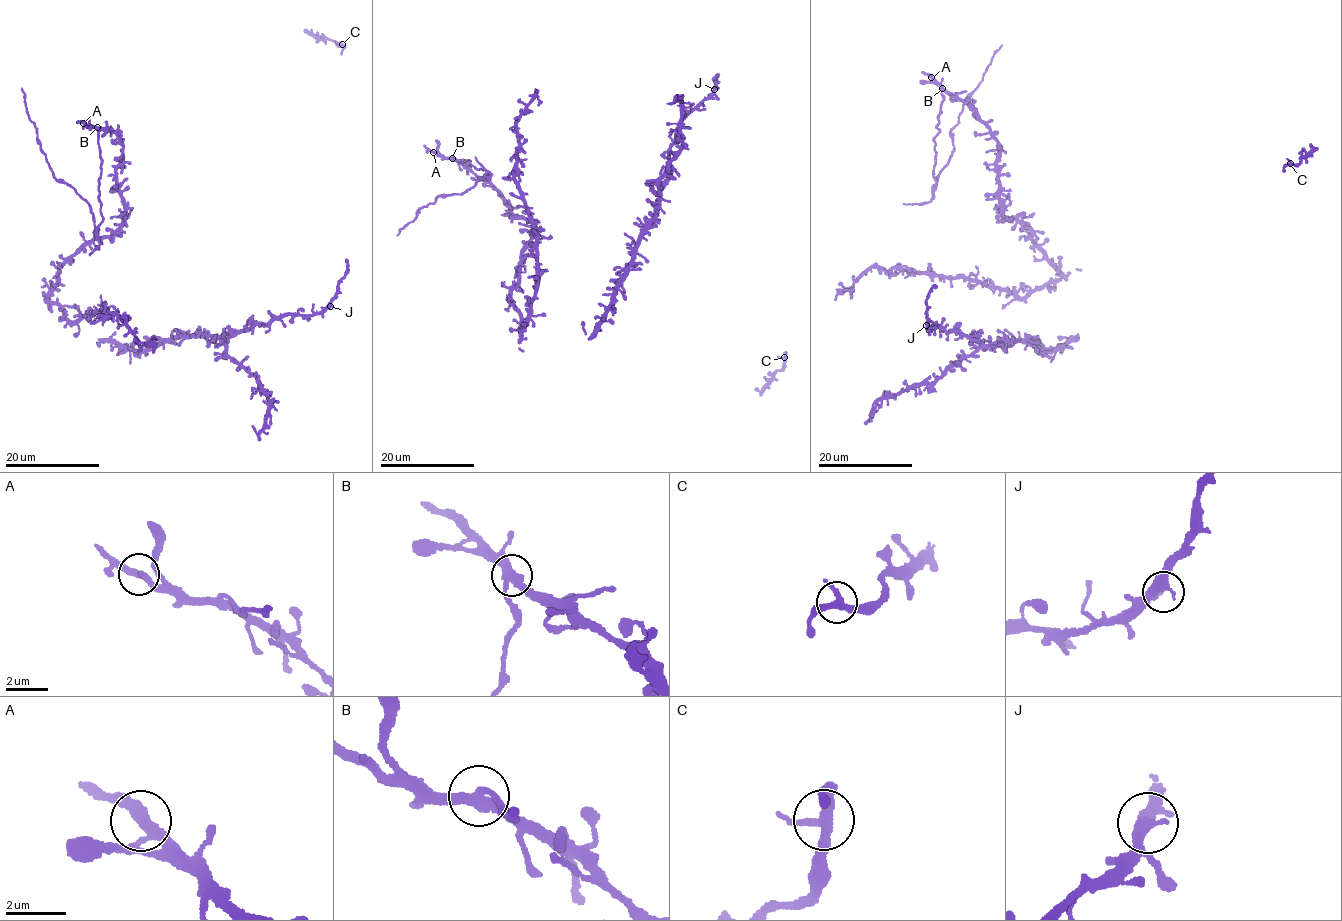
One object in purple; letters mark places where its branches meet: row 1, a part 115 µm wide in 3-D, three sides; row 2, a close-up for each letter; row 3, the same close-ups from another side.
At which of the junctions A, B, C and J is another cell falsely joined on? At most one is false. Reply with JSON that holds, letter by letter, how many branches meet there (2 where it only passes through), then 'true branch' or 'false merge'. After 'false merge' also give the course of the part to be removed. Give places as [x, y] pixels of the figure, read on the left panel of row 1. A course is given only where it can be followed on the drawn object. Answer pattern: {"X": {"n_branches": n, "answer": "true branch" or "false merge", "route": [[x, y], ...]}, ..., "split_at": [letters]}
{"A": {"n_branches": 3, "answer": "true branch"}, "B": {"n_branches": 3, "answer": "false merge", "route": [[97, 127], [103, 222], [96, 229], [89, 203], [54, 176], [40, 148], [35, 125], [29, 119], [21, 88]]}, "C": {"n_branches": 3, "answer": "true branch"}, "J": {"n_branches": 3, "answer": "true branch"}, "split_at": ["B"]}

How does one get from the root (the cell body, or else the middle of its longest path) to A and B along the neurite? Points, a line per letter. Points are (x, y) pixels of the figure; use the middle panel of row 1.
A: (514, 285), (531, 235), (532, 222), (507, 213), (509, 207), (501, 194), (488, 183), (433, 152)
B: (514, 285), (519, 277), (522, 251), (531, 235), (532, 222), (507, 213), (509, 207), (501, 194), (451, 158)

